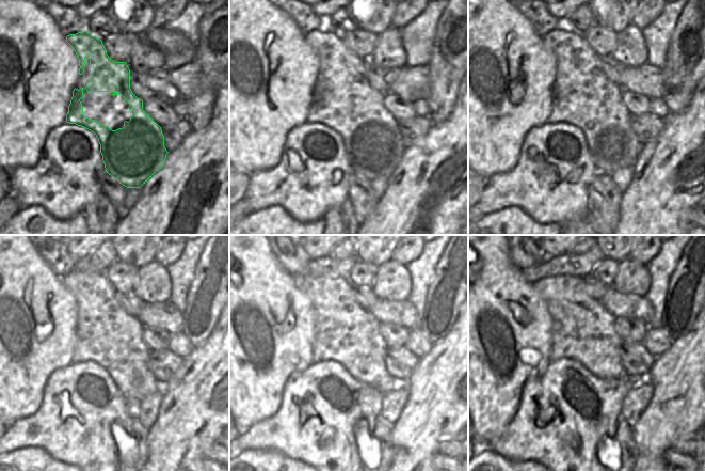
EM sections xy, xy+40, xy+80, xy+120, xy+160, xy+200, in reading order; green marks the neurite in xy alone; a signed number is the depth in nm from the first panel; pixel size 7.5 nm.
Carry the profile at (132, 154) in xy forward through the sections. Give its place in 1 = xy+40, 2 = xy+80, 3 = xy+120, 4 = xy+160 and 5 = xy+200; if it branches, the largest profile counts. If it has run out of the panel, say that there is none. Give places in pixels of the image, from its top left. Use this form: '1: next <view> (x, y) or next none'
1: next xy+40 (373, 145)
2: next xy+80 (588, 93)
3: next xy+120 (112, 332)
4: next xy+160 (351, 331)
5: next xy+200 (588, 327)

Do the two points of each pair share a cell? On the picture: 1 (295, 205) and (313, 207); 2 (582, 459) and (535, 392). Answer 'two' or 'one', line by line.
1: one
2: one

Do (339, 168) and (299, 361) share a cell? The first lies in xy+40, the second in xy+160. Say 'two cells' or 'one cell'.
two cells

